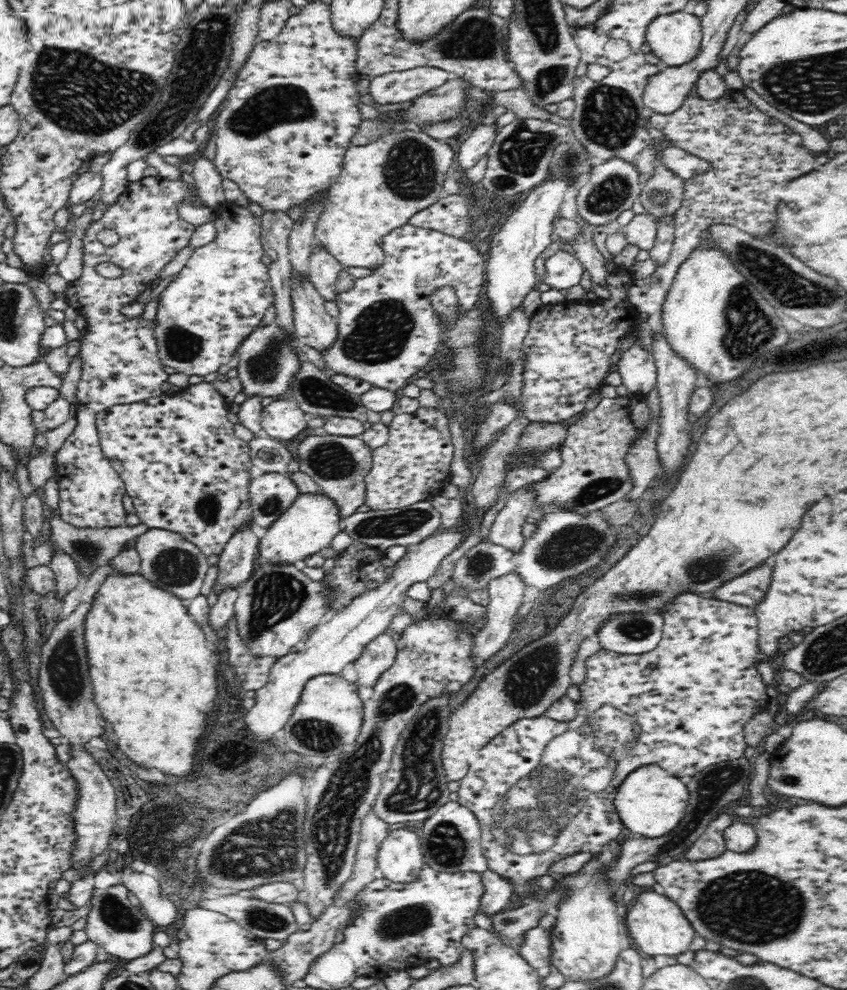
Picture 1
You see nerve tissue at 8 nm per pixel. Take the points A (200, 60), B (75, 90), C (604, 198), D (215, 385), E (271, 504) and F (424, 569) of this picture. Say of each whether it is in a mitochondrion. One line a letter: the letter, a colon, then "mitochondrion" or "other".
A: mitochondrion
B: mitochondrion
C: mitochondrion
D: other
E: mitochondrion
F: other

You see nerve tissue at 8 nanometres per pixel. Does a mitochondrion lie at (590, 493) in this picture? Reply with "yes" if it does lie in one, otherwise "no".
yes

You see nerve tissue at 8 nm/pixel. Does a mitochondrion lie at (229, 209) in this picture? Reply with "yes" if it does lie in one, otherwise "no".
no

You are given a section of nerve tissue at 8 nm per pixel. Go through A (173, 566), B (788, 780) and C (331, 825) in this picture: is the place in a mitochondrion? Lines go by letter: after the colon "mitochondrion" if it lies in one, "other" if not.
A: mitochondrion
B: mitochondrion
C: mitochondrion

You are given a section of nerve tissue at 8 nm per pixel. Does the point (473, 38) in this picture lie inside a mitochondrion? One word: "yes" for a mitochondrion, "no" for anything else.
yes

